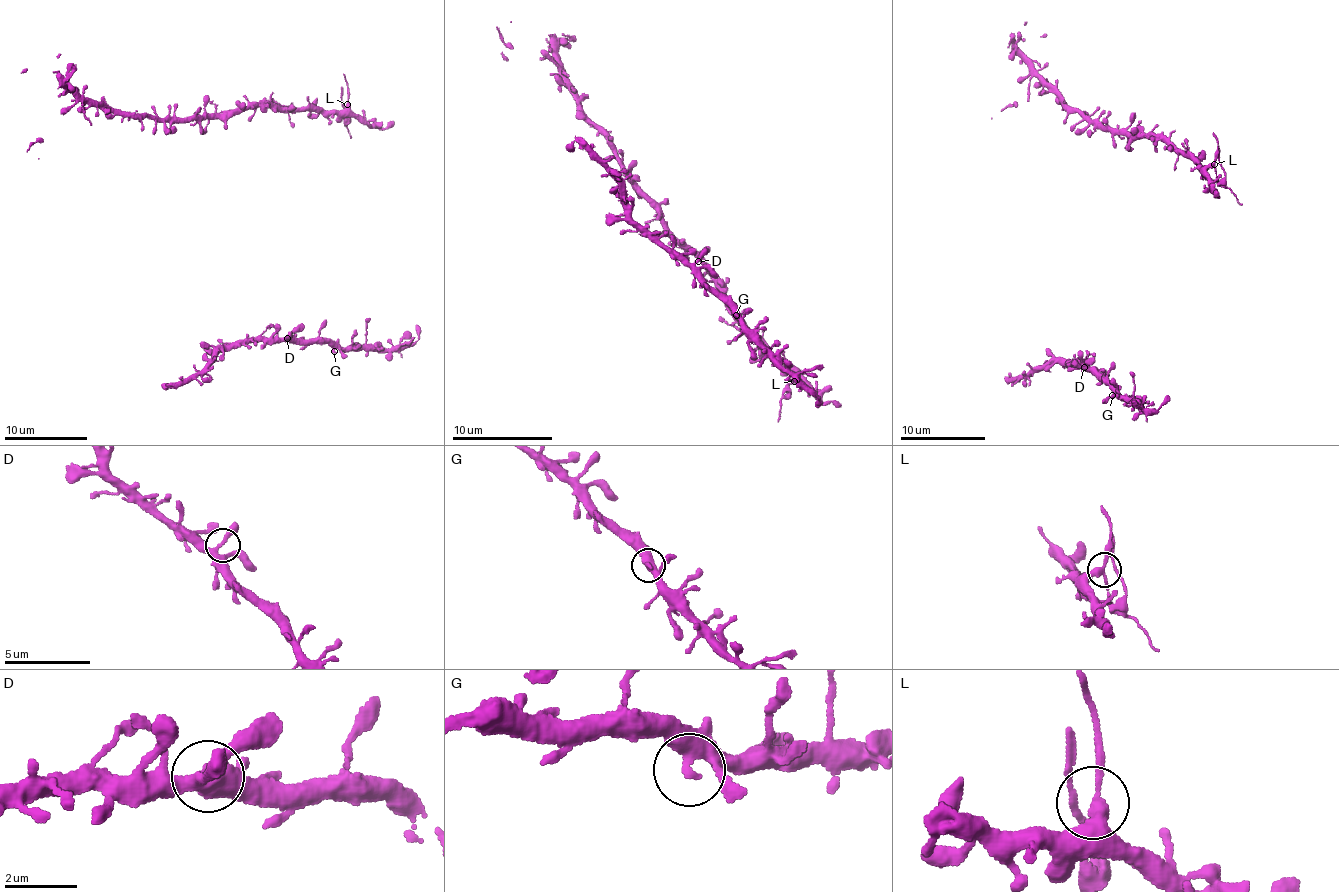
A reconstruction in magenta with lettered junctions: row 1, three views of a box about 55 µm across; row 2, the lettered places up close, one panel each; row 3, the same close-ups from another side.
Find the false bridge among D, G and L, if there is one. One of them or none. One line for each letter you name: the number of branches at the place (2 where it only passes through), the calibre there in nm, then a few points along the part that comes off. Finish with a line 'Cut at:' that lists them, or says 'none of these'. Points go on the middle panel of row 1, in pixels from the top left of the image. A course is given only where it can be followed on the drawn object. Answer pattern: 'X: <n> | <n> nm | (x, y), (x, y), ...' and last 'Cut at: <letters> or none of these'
L: 3 | 240 nm | (794, 381), (787, 384), (791, 390), (789, 393), (787, 383), (792, 377)
Cut at: L

